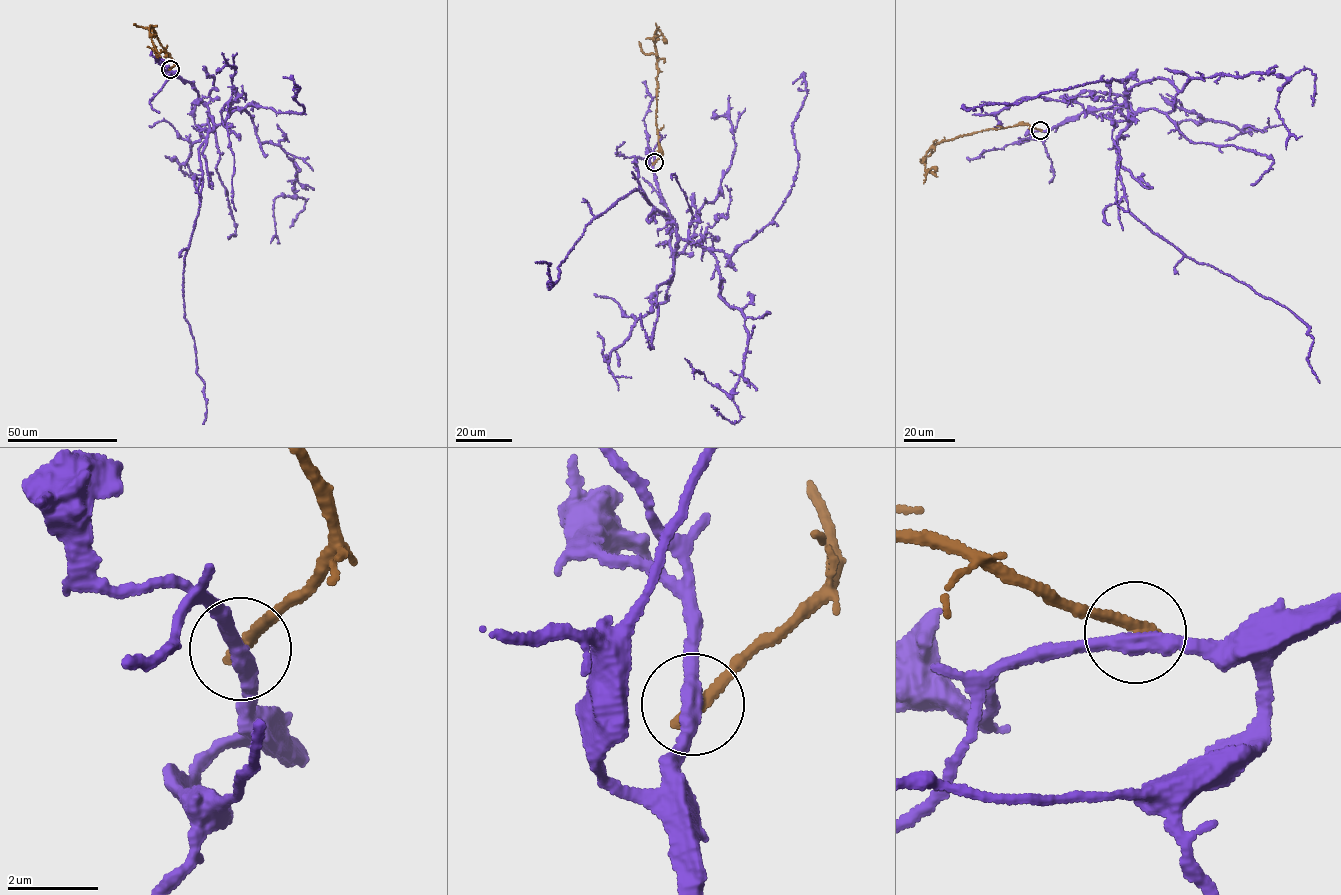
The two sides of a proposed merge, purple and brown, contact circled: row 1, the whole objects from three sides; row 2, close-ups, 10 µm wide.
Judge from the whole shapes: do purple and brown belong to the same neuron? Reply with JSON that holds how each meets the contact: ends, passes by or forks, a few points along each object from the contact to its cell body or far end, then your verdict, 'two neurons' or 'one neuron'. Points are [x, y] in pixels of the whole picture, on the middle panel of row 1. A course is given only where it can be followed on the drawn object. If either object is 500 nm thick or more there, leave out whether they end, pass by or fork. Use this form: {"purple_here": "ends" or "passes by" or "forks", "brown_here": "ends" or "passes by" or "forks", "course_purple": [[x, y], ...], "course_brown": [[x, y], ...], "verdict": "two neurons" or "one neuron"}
{"purple_here": "passes by", "brown_here": "ends", "course_purple": [[654, 162], [675, 253], [675, 224], [636, 188], [585, 226], [556, 283], [549, 287], [548, 263], [535, 262]], "course_brown": [[654, 163], [662, 153], [656, 121], [658, 71], [654, 42], [657, 29], [662, 39]], "verdict": "two neurons"}

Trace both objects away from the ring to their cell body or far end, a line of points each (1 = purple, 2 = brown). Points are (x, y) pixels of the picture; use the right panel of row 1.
1: (1039, 130), (1130, 107), (1116, 167), (1129, 211), (1294, 314), (1319, 382)
2: (1040, 130), (1028, 125), (986, 129), (933, 144), (926, 153), (925, 175), (933, 168), (935, 172)

